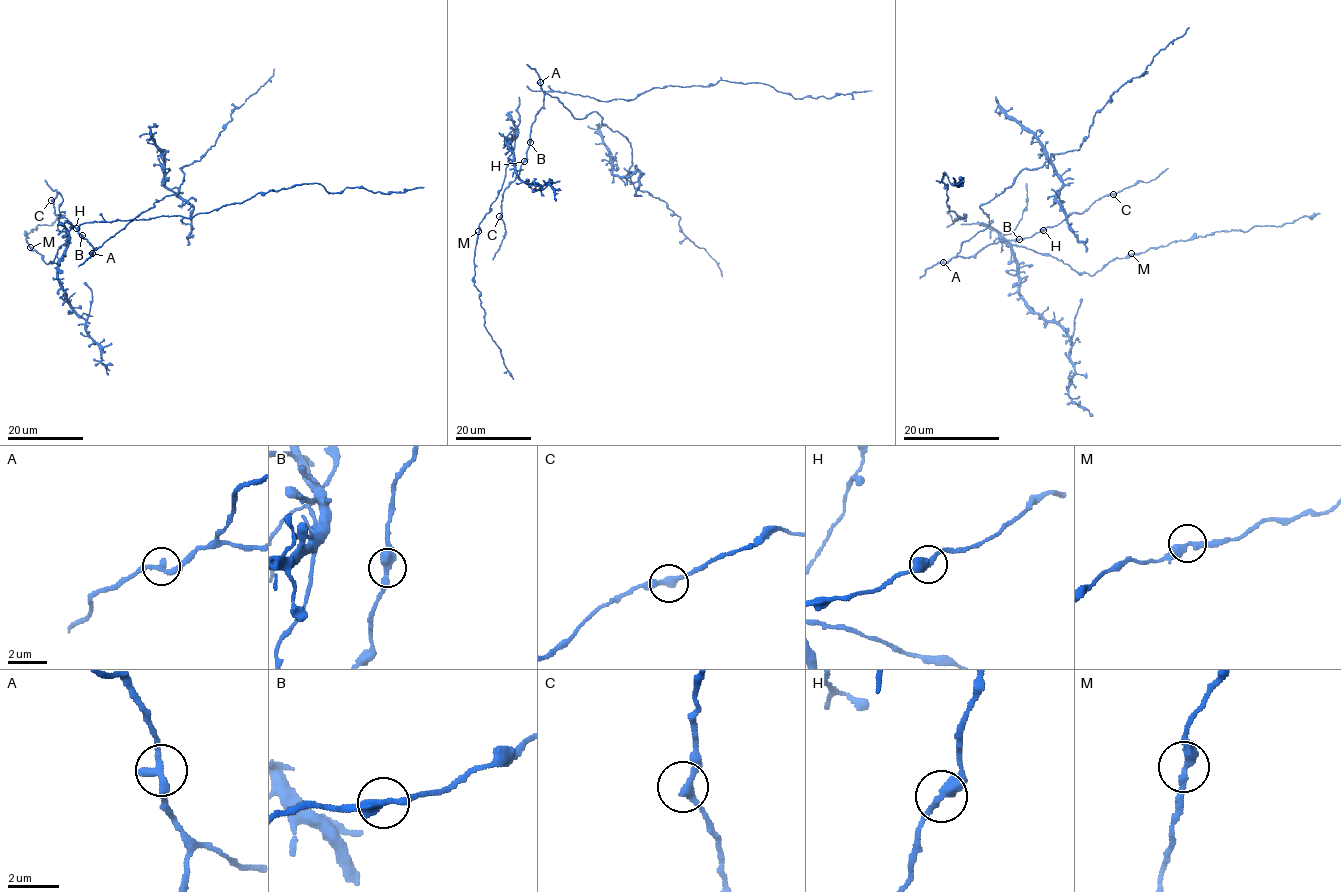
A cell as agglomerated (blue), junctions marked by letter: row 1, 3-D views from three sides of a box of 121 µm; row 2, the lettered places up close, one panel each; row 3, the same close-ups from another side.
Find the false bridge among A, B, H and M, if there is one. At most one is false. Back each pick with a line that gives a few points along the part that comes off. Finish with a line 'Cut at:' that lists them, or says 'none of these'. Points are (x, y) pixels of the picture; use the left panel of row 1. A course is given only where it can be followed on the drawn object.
Cut at: none of these

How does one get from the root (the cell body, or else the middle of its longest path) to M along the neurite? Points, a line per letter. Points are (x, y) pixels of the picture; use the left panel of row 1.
M: (69, 231), (53, 261), (47, 264), (30, 247)

